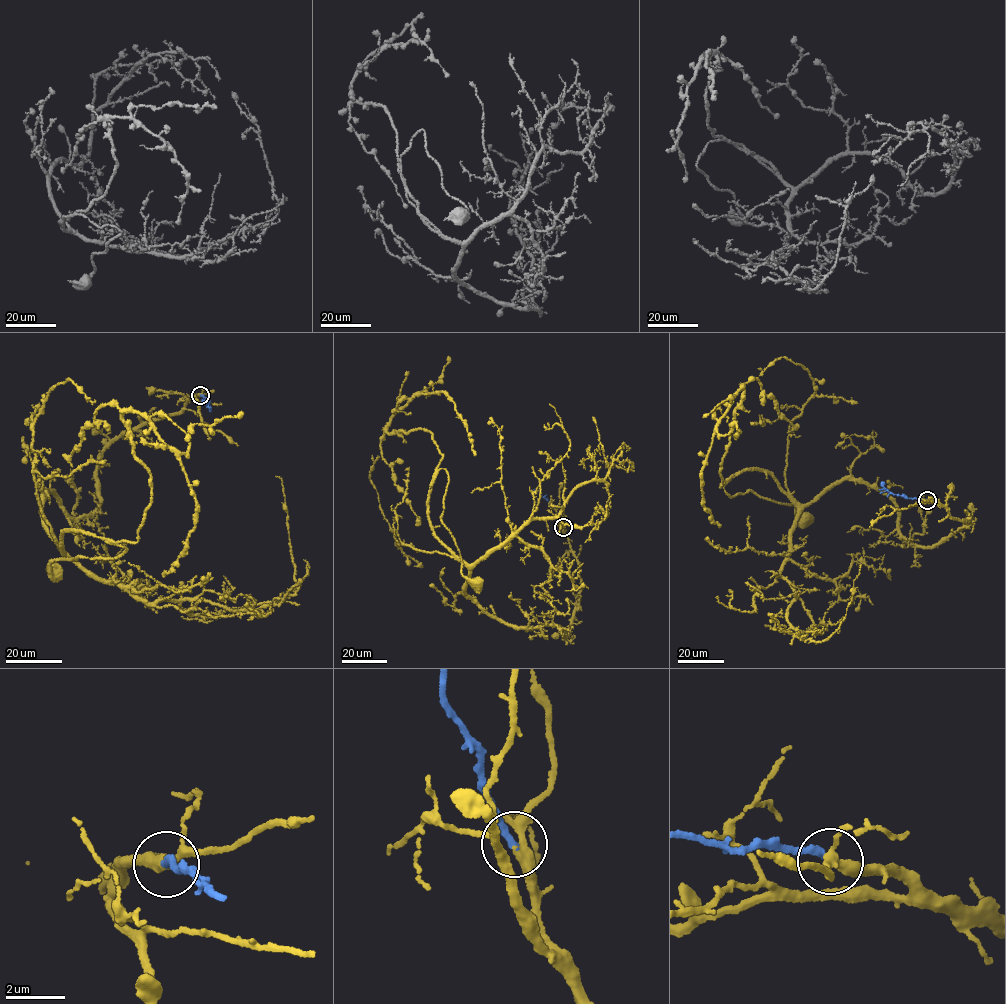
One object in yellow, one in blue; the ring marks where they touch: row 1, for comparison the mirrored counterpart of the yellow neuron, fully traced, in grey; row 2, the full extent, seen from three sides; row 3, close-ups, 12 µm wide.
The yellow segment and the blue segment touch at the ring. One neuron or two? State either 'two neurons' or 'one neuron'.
one neuron

